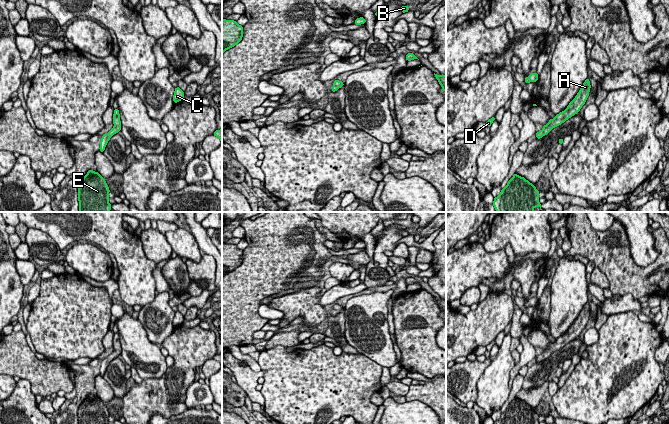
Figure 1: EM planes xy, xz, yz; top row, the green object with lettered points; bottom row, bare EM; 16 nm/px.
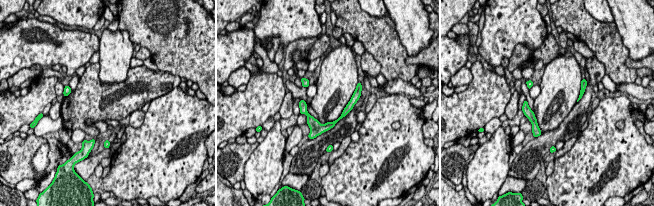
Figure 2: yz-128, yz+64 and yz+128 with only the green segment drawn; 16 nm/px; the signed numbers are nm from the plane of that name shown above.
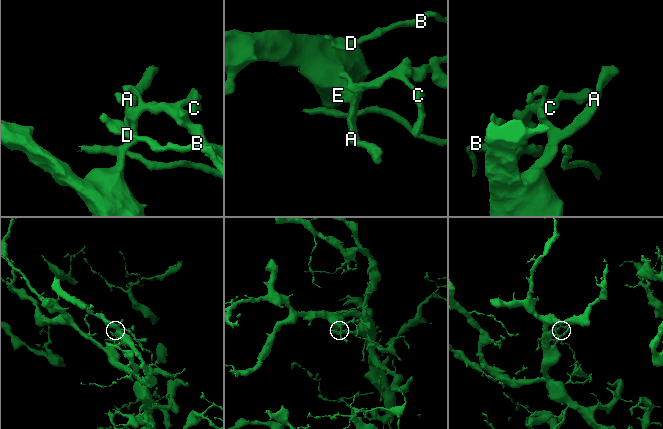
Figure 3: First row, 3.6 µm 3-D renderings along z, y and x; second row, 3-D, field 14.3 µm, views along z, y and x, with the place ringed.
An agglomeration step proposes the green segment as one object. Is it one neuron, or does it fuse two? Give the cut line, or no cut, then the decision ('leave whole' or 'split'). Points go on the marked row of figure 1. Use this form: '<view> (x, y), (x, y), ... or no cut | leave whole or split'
no cut | leave whole

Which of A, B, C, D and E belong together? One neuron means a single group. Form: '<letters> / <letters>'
A B C D E

